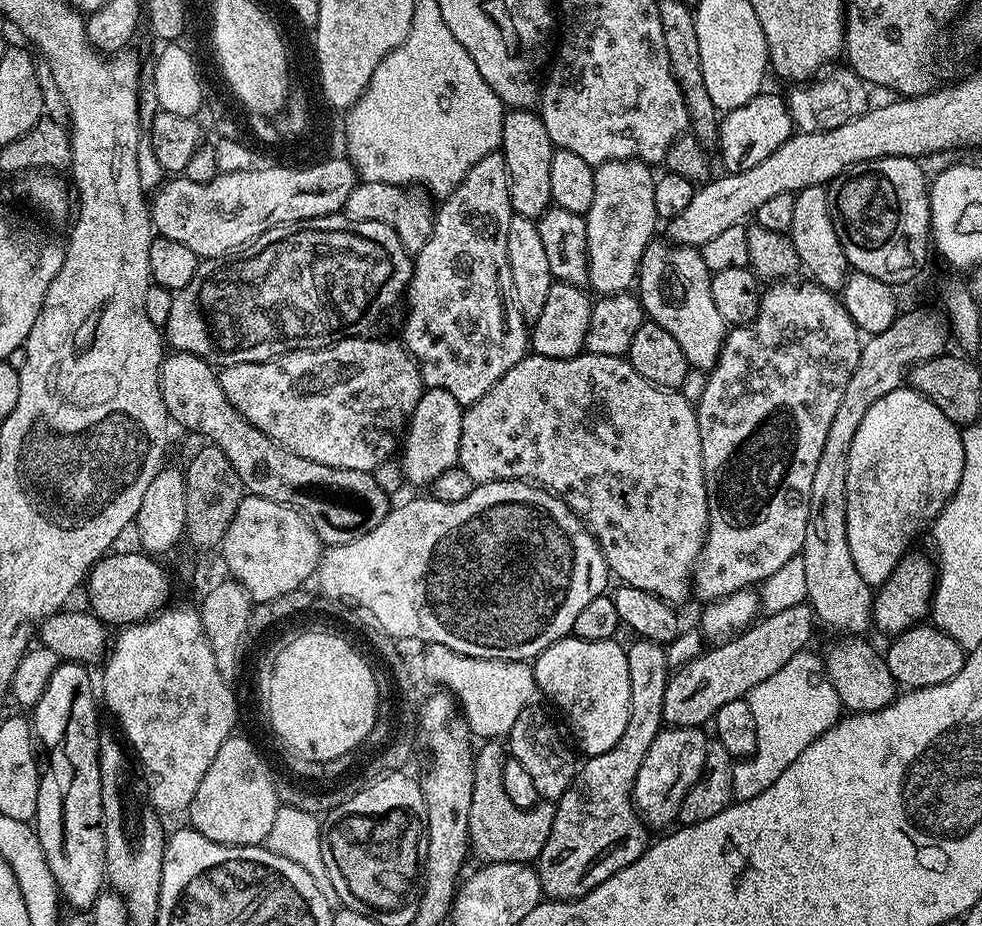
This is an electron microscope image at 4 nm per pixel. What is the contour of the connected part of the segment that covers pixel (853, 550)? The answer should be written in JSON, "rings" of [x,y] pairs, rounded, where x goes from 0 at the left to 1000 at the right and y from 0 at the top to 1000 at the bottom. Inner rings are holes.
{"rings":[[[924,417],[911,419],[906,425],[894,430],[894,434],[886,438],[886,443],[882,443],[882,451],[878,451],[878,456],[874,459],[874,469],[870,469],[870,477],[866,481],[866,503],[862,503],[862,581],[866,585],[866,603],[870,603],[870,611],[874,611],[878,624],[882,624],[884,631],[895,633],[902,629],[902,624],[906,624],[914,607],[920,600],[925,599],[932,589],[929,586],[932,585],[933,578],[941,569],[942,573],[952,563],[957,552],[965,545],[966,540],[976,529],[976,521],[980,521],[982,506],[982,487],[978,468],[979,463],[976,459],[967,451],[963,451],[963,447],[959,447],[959,443],[951,438],[951,434],[947,434],[939,424],[932,423]]]}

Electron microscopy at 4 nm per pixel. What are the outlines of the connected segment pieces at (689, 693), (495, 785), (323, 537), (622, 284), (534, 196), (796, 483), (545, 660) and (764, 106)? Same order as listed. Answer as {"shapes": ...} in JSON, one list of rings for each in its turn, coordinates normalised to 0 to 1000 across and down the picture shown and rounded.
{"shapes":[[[[813,650],[804,654],[804,659],[792,659],[792,663],[781,663],[773,672],[767,673],[757,683],[725,698],[725,702],[716,703],[704,715],[685,725],[675,749],[675,775],[683,785],[705,784],[714,785],[718,779],[726,776],[731,766],[748,756],[757,756],[762,748],[772,741],[772,737],[780,737],[791,724],[796,724],[809,706],[820,703],[827,691],[827,674],[829,662],[822,651]]],[[[493,801],[482,815],[482,856],[479,865],[477,910],[480,919],[490,924],[490,930],[527,931],[542,933],[549,930],[552,914],[560,905],[560,892],[564,892],[566,869],[551,866],[542,873],[529,873],[519,866],[515,853],[511,853],[511,832],[515,820],[515,808],[509,801]]],[[[176,379],[174,382],[168,383],[167,391],[163,395],[163,420],[171,448],[178,457],[180,454],[185,461],[212,471],[208,473],[224,484],[226,490],[230,490],[230,495],[234,495],[234,503],[238,503],[242,516],[256,535],[275,538],[279,542],[298,549],[303,556],[314,563],[320,577],[324,577],[327,589],[337,590],[360,585],[360,581],[369,581],[369,577],[381,572],[381,568],[385,568],[385,564],[389,564],[395,558],[397,552],[396,532],[391,531],[389,525],[385,525],[380,511],[328,503],[328,499],[316,499],[316,495],[308,495],[303,490],[291,486],[287,481],[281,479],[274,471],[267,469],[267,464],[263,464],[258,458],[251,456],[251,451],[238,440],[234,430],[230,430],[224,416],[221,398],[212,390],[188,380]]],[[[622,173],[605,181],[605,218],[597,230],[597,253],[599,254],[599,307],[604,316],[612,321],[629,320],[641,314],[649,306],[652,297],[652,284],[656,272],[665,260],[664,253],[670,243],[666,227],[666,201],[668,190],[665,183],[656,174]]],[[[521,119],[513,126],[511,167],[517,180],[519,218],[524,232],[546,238],[557,225],[563,224],[560,210],[560,179],[564,157],[556,136],[542,119]]],[[[803,300],[801,302],[791,302],[785,308],[786,311],[777,316],[774,321],[774,338],[771,339],[763,350],[756,350],[746,353],[744,357],[738,362],[737,373],[735,374],[735,382],[731,387],[731,391],[721,402],[721,411],[719,413],[719,422],[715,425],[715,430],[708,436],[709,450],[711,451],[711,464],[715,473],[715,503],[717,504],[717,515],[719,516],[719,538],[721,539],[721,576],[717,582],[717,589],[713,595],[713,602],[709,604],[709,612],[705,614],[705,639],[707,644],[713,647],[713,650],[724,650],[734,648],[737,644],[747,641],[757,635],[766,635],[773,632],[780,624],[784,624],[784,620],[788,620],[788,616],[800,611],[800,607],[811,605],[815,595],[819,592],[821,585],[821,559],[825,559],[825,529],[829,517],[829,508],[833,503],[833,495],[837,491],[837,482],[841,478],[841,469],[845,464],[845,456],[849,456],[849,447],[853,443],[853,437],[857,435],[857,424],[862,421],[862,413],[866,413],[866,404],[870,404],[870,395],[874,395],[874,387],[876,386],[876,373],[878,370],[878,360],[872,353],[871,348],[866,343],[866,339],[859,333],[858,323],[852,316],[843,315],[836,307],[828,305],[826,301]]],[[[579,685],[552,702],[544,713],[542,727],[549,751],[559,752],[570,763],[571,771],[578,776],[578,786],[584,795],[581,798],[585,803],[587,798],[586,807],[591,807],[596,817],[612,816],[621,810],[621,806],[633,797],[633,788],[637,788],[637,780],[642,775],[642,719],[636,697],[631,697],[629,692],[624,689],[613,693],[597,693]]],[[[783,97],[775,98],[773,104],[764,106],[760,114],[752,114],[747,119],[736,122],[731,144],[731,161],[737,172],[738,183],[741,186],[759,186],[768,184],[779,171],[784,171],[796,153],[808,146],[809,135],[807,125],[797,103],[789,104]]]]}

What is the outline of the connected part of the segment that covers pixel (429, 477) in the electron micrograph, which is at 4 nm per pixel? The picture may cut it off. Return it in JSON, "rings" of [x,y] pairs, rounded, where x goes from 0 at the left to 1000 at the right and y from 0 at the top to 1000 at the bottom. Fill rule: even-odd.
{"rings":[[[436,419],[430,430],[426,430],[426,438],[422,438],[420,450],[415,452],[413,465],[409,471],[409,504],[411,517],[416,524],[438,525],[451,510],[465,504],[471,450],[473,441],[466,430],[462,430],[462,425],[454,421]]]}

